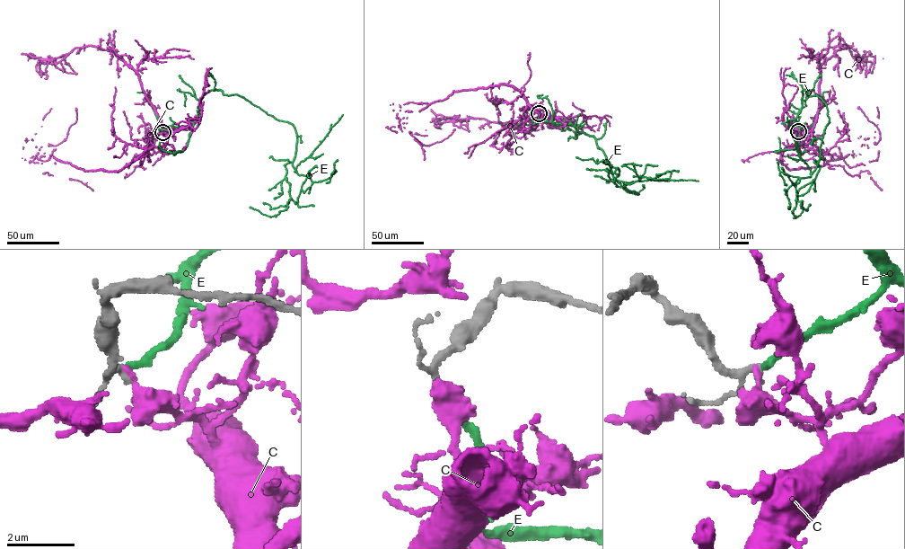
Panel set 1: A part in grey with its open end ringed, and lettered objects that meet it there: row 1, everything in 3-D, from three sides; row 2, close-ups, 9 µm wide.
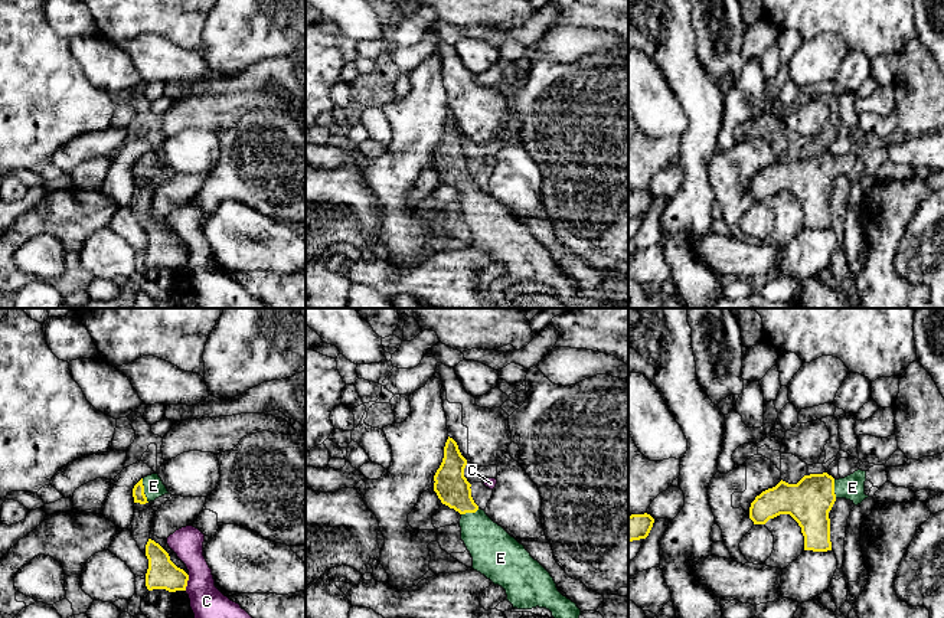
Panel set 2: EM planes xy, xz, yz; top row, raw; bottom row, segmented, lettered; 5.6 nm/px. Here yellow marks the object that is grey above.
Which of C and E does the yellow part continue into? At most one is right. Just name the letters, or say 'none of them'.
E

